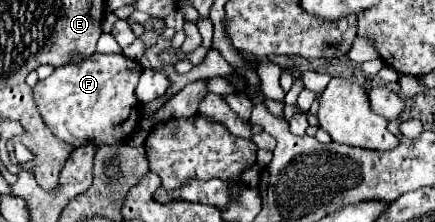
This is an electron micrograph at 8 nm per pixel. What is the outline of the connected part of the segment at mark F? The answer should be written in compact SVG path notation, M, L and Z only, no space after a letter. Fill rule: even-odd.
M93 54L79 64L65 64L55 68L45 80L39 80L33 88L39 112L55 136L71 146L121 146L125 144L141 122L141 104L135 96L135 86L141 76L141 64L137 60L125 58L123 54Z

